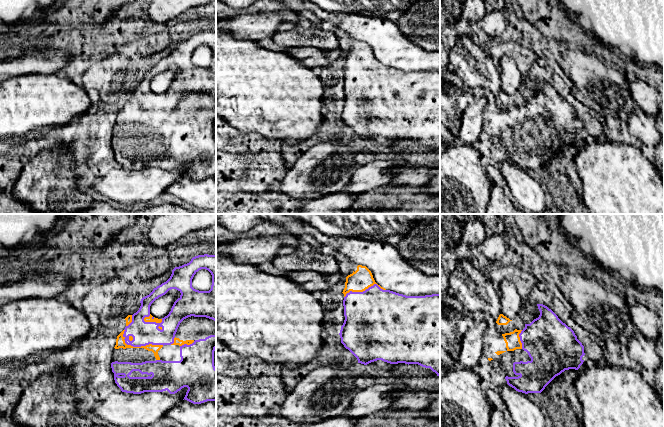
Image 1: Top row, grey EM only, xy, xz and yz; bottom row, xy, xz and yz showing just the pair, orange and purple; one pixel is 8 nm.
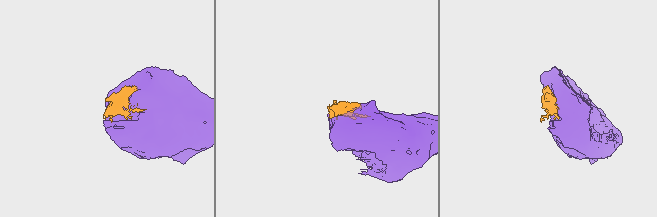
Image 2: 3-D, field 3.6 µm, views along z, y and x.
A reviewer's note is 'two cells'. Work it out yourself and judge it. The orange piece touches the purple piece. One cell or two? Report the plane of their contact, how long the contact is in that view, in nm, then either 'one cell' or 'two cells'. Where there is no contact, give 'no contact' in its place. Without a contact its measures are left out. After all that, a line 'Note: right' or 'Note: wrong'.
xy | 340 nm | one cell
Note: wrong

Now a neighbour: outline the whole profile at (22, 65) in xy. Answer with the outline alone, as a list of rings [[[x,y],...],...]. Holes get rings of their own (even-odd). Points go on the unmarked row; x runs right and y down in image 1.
[[[43,49],[35,54],[27,54],[12,59],[0,61],[0,82],[11,77],[27,74],[56,74],[62,73],[63,69],[71,62],[72,54],[65,49]]]

